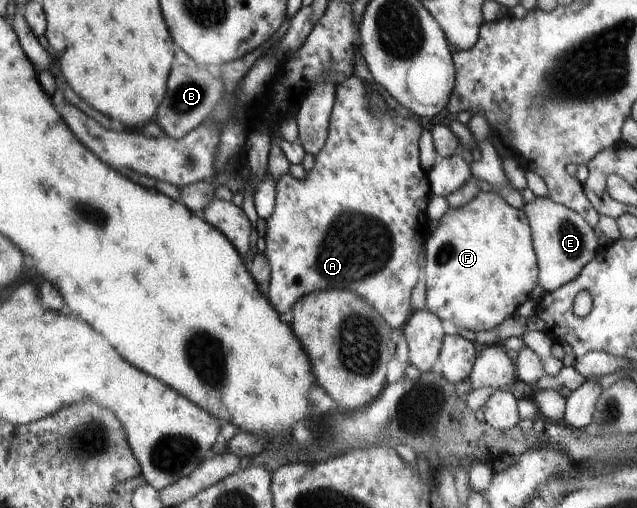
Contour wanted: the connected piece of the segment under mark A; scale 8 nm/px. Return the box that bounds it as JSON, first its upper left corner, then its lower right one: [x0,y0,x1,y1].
[261,77,431,330]

